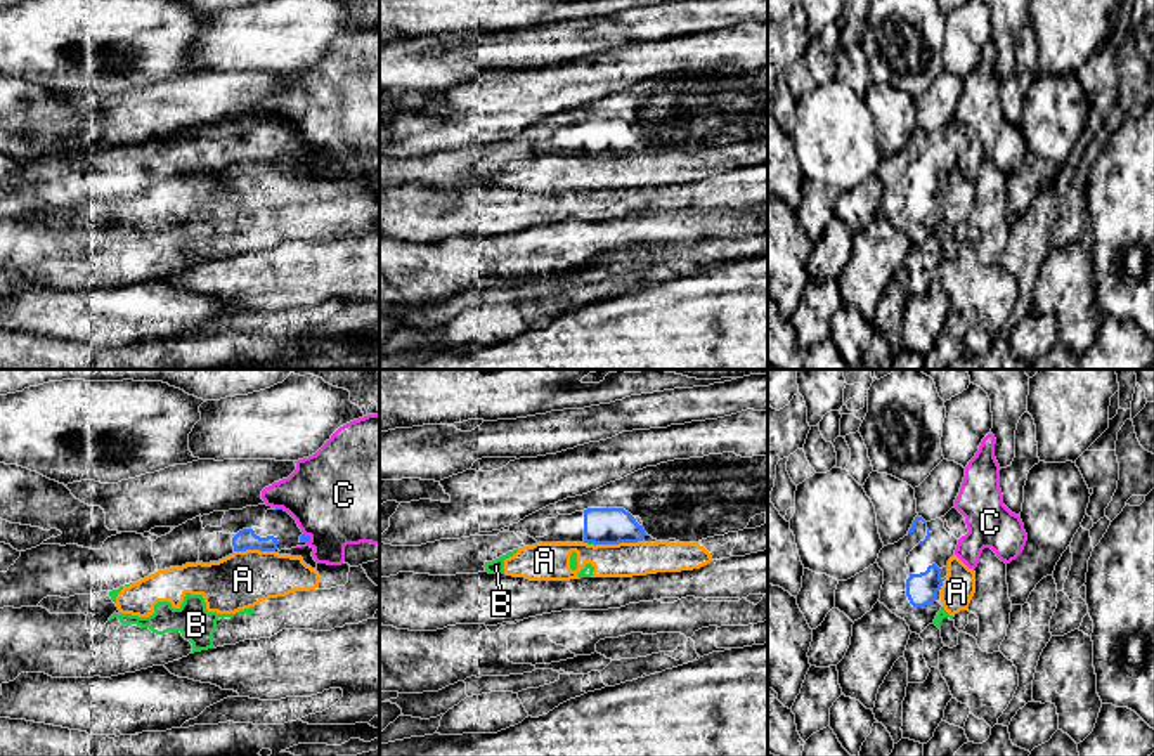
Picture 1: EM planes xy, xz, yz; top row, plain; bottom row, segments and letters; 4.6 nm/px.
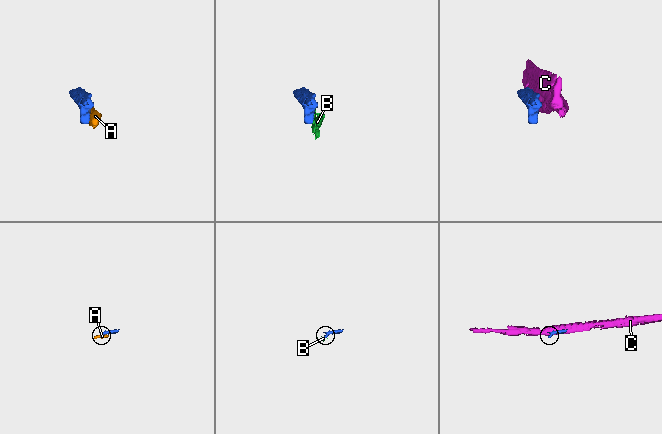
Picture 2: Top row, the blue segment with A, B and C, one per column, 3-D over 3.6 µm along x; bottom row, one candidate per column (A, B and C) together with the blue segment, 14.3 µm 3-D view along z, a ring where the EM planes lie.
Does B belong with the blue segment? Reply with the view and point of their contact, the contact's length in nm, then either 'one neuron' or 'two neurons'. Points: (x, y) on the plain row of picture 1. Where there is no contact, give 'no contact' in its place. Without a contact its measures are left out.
xz (591, 153) | 40 nm | two neurons

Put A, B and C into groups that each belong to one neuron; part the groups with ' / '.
A B / C

